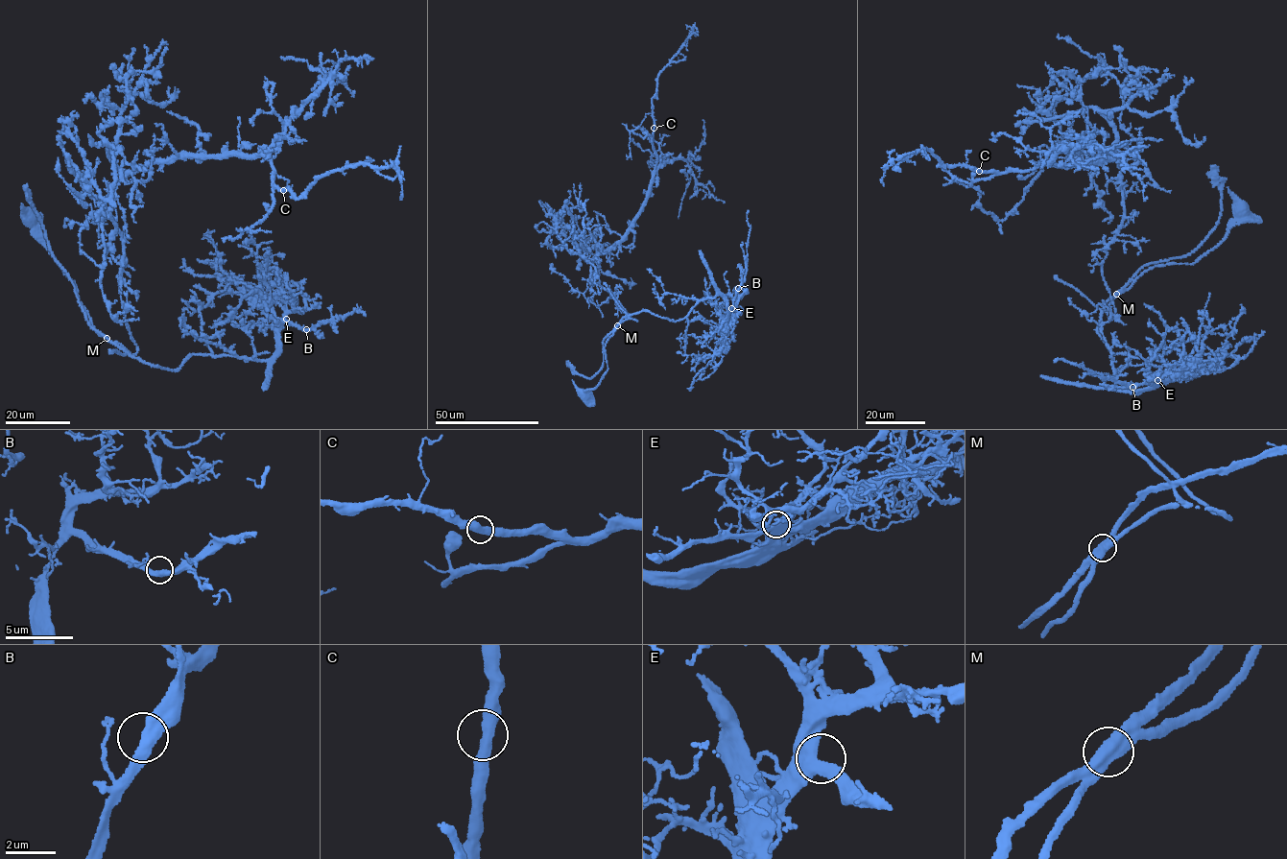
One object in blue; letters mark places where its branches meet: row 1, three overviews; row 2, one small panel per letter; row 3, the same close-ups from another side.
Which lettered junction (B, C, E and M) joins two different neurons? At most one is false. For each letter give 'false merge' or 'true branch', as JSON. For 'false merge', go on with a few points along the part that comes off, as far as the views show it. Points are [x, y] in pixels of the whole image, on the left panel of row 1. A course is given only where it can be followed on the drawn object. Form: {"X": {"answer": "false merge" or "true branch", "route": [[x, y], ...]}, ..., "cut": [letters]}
{"B": {"answer": "true branch"}, "C": {"answer": "true branch"}, "E": {"answer": "true branch"}, "M": {"answer": "false merge", "route": [[107, 338], [131, 355], [175, 369], [192, 354], [270, 359], [283, 322], [306, 330], [358, 309], [366, 315]]}, "cut": ["M"]}

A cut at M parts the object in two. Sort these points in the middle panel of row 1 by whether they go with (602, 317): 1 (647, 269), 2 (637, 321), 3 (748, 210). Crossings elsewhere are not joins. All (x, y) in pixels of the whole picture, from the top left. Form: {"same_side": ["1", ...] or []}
{"same_side": ["2"]}

